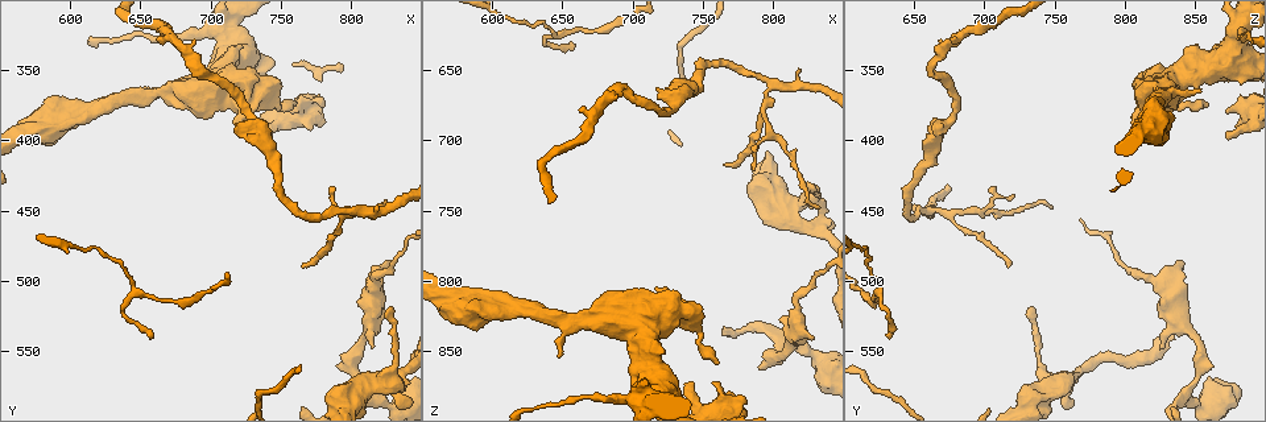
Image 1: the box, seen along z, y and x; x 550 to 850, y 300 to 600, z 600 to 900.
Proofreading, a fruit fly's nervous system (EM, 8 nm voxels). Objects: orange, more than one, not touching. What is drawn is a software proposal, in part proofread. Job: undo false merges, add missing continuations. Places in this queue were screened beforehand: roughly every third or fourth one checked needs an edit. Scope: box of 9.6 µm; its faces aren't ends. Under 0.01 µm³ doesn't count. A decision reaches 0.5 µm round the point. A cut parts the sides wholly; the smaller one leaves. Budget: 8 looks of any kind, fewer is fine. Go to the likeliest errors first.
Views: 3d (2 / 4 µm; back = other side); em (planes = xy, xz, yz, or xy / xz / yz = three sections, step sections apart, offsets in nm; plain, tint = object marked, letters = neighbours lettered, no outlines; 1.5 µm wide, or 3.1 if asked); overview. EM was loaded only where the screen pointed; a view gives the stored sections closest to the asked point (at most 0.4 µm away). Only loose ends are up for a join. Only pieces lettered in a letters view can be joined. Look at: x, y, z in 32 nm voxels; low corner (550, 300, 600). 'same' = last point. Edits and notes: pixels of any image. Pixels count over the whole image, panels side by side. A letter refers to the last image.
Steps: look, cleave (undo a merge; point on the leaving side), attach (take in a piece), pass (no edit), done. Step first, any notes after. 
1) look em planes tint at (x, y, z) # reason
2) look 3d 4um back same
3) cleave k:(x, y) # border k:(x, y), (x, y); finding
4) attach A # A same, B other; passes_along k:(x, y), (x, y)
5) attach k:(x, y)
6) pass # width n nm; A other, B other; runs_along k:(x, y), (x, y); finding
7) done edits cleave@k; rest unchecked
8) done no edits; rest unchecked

look em planes letters at (828, 484, 838) # stops while still wide

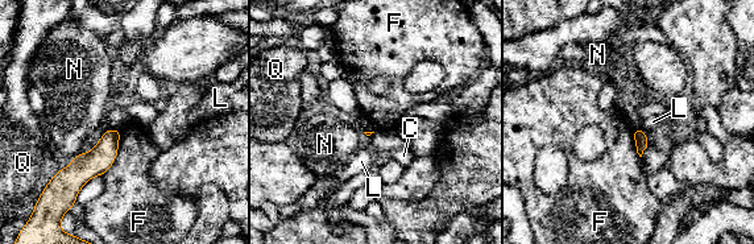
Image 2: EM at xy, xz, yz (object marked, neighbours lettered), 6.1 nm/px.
pass # C other, F other, L other, N other, Q other; border 2:(121, 129), (117, 156), (103, 174); no lettered piece goes on from it

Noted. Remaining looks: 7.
look em planes plain at (736, 398, 874) # free end

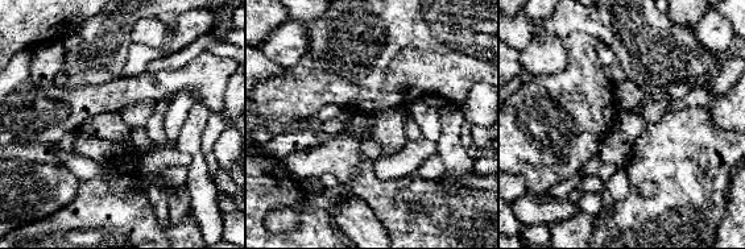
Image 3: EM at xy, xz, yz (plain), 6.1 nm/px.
look em planes letters same

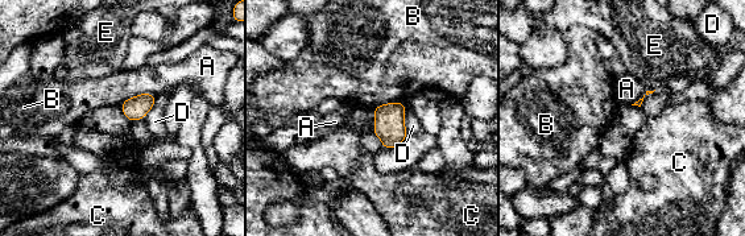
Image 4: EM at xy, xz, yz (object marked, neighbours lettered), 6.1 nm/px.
pass # A other, B other, C other, D other, E other; border 4:(156, 95), (140, 92), (120, 104); none of them fits

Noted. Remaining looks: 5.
look em yz step 8 letters at (688, 350, 664) # abrupt turn

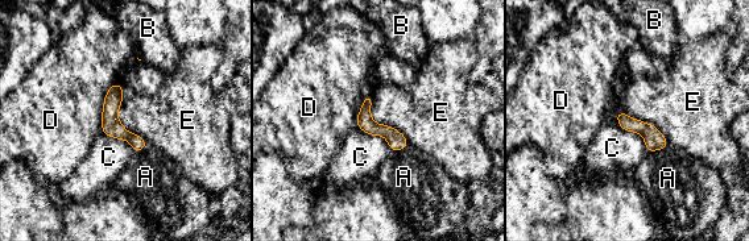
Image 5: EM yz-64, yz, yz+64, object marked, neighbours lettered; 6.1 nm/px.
pass # A other, B other, C other, D other, E other; runs_along 5:(115, 87), (112, 123), (140, 146); continuous, no second cell

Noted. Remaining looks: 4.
done no edits; rest unchecked

